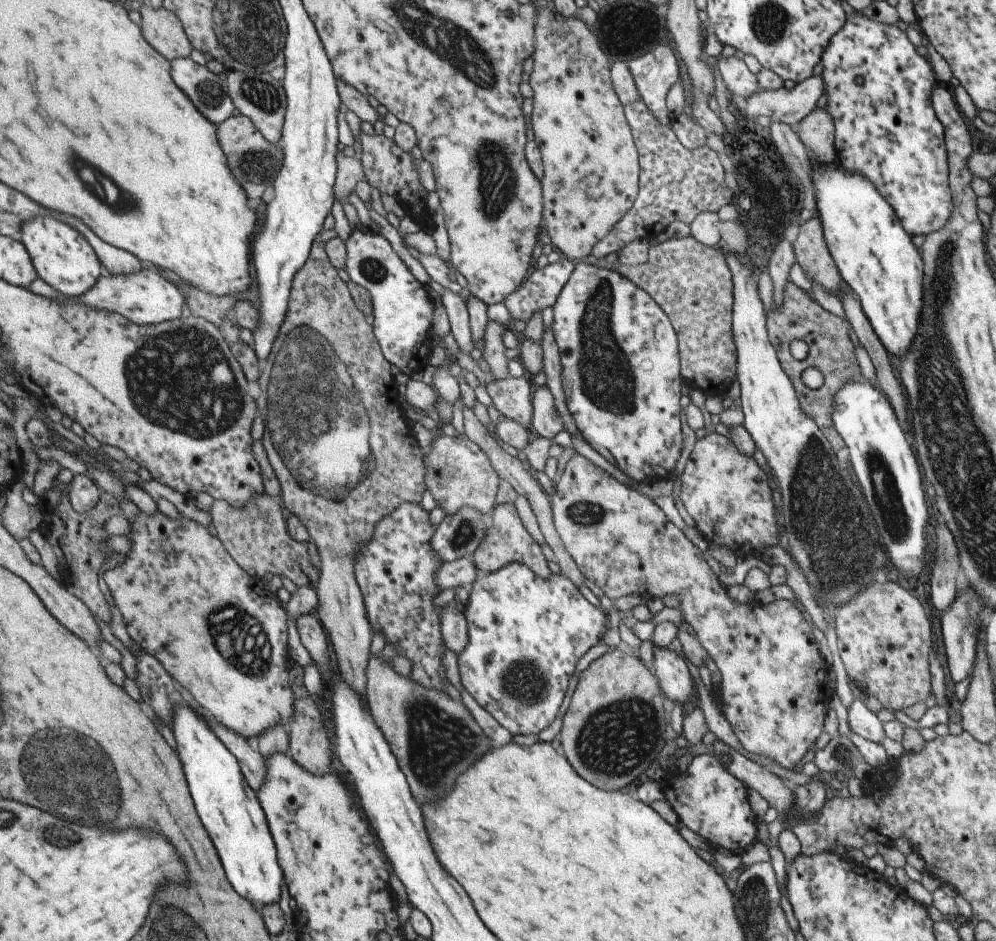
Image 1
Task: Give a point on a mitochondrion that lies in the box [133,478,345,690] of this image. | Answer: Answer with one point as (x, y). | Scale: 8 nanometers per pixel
(238, 636)

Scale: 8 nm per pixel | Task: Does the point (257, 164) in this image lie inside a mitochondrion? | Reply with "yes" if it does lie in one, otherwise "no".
yes

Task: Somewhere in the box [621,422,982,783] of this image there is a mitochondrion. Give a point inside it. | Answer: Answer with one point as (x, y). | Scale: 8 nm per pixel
(823, 518)

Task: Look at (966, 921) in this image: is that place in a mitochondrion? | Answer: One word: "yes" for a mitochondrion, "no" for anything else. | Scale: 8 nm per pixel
no

